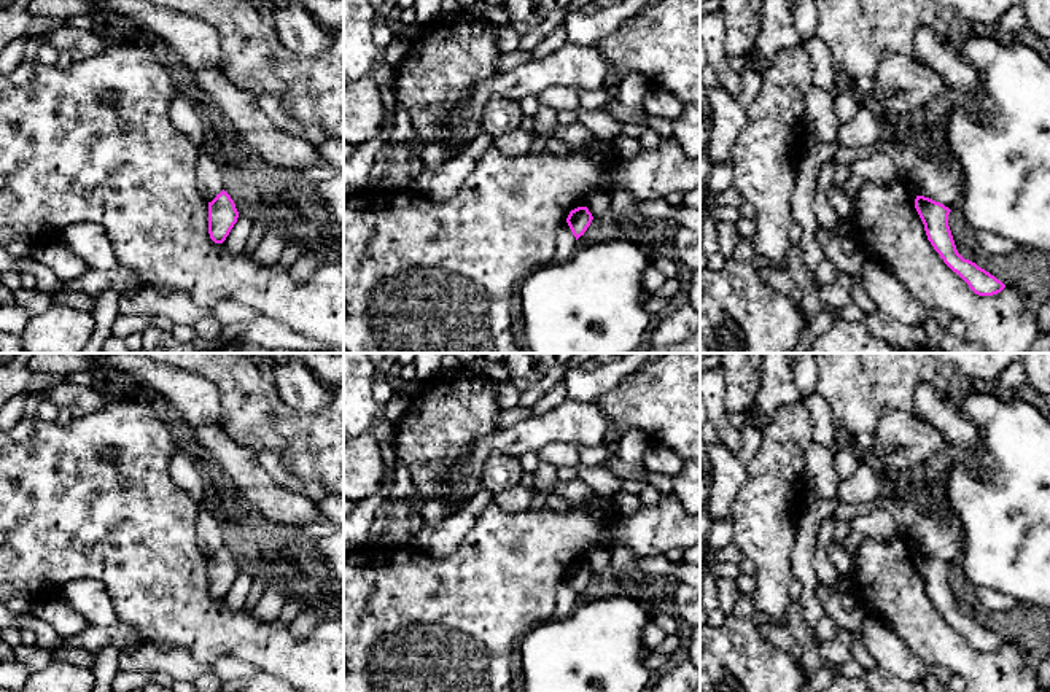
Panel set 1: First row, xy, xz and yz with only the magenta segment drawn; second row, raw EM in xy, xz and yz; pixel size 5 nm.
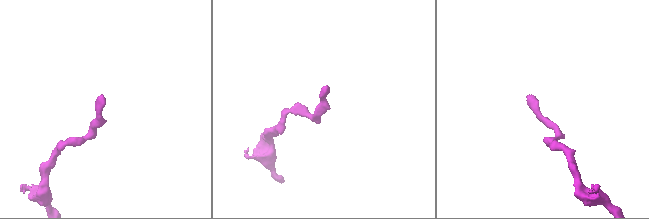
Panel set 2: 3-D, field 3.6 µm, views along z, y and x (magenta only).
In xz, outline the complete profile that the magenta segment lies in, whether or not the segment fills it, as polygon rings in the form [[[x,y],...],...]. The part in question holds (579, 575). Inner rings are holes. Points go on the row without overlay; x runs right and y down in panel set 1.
[[[578,563],[578,565],[570,568],[566,579],[568,579],[573,592],[576,593],[576,597],[581,592],[584,592],[584,589],[590,582],[592,576],[593,576],[593,573],[587,563]]]

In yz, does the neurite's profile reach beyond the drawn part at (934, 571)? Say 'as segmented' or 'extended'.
as segmented

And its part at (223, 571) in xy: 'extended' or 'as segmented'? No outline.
as segmented

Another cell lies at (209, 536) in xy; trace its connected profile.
[[[200,507],[196,522],[196,542],[204,558],[212,558],[223,546],[221,523]]]

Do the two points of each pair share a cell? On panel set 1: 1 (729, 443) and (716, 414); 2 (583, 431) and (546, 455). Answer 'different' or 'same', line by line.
1: same
2: different

